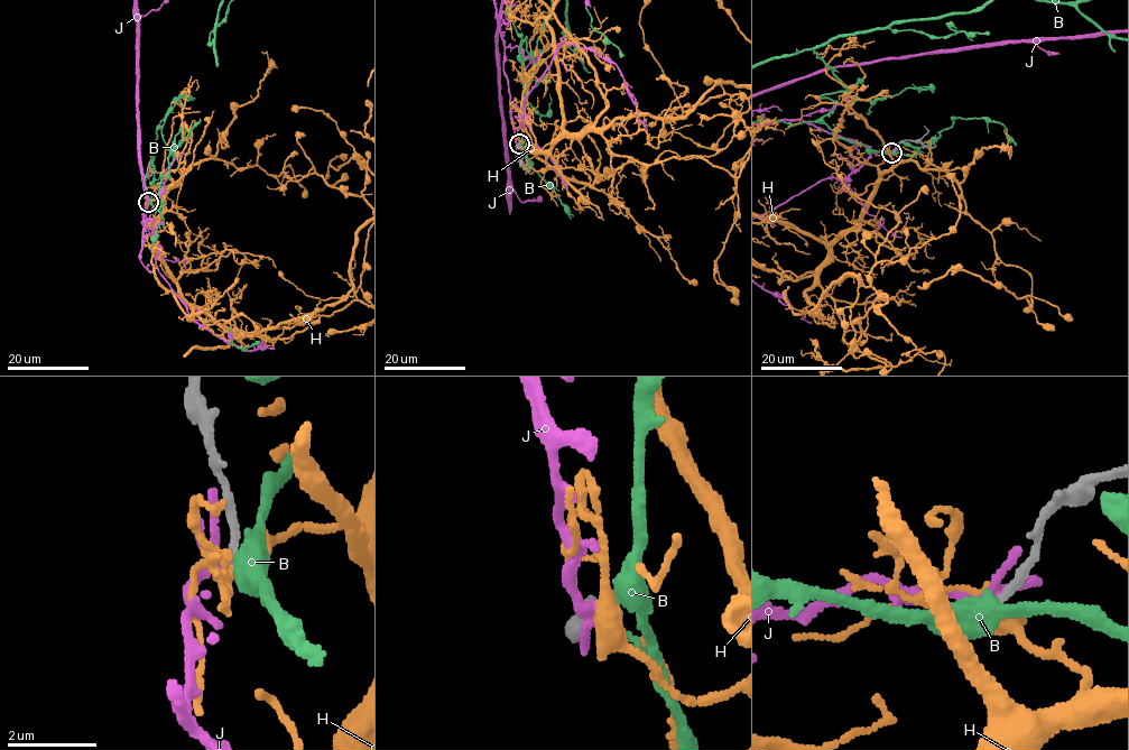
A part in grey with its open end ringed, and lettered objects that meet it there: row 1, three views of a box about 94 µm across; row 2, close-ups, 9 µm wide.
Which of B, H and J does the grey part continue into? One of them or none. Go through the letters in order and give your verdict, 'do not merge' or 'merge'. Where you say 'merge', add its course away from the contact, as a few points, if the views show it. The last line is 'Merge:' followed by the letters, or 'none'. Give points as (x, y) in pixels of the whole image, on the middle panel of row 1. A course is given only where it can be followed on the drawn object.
B: do not merge
H: do not merge
J: merge
Merge: J

